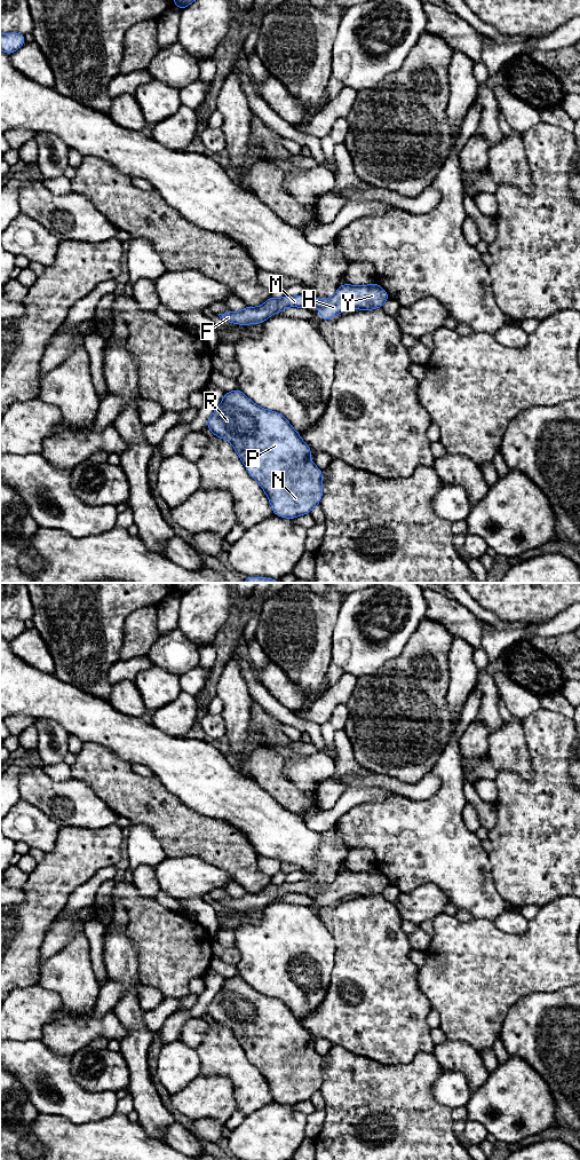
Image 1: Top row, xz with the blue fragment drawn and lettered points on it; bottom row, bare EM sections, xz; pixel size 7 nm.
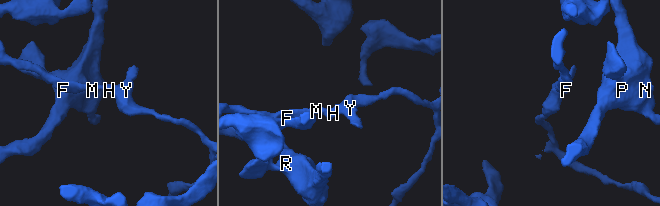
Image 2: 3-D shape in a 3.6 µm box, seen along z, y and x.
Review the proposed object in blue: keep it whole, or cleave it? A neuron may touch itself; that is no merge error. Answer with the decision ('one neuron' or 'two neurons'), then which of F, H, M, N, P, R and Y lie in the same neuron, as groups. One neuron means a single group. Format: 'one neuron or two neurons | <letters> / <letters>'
one neuron | F H M N P R Y

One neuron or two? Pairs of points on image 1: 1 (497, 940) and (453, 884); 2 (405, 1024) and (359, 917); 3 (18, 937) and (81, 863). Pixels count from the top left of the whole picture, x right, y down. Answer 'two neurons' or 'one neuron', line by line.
1: two neurons
2: one neuron
3: one neuron

